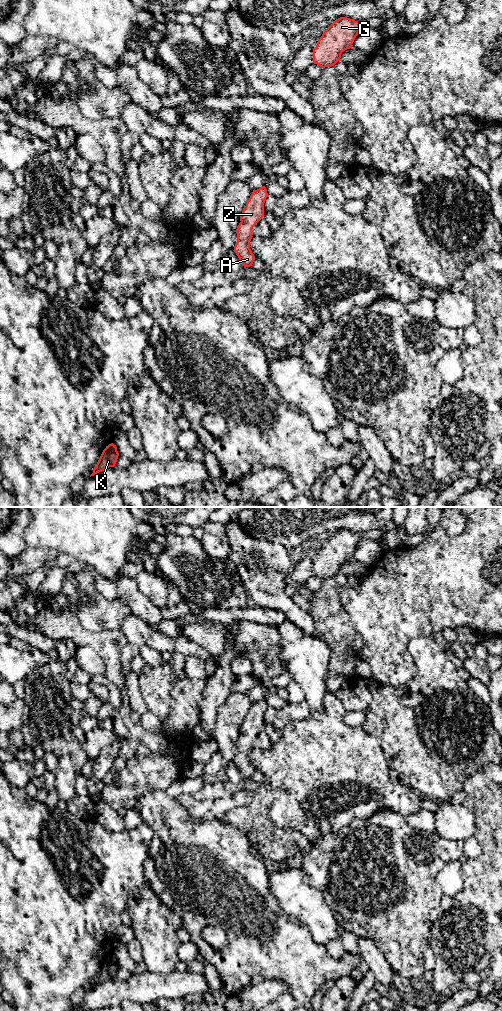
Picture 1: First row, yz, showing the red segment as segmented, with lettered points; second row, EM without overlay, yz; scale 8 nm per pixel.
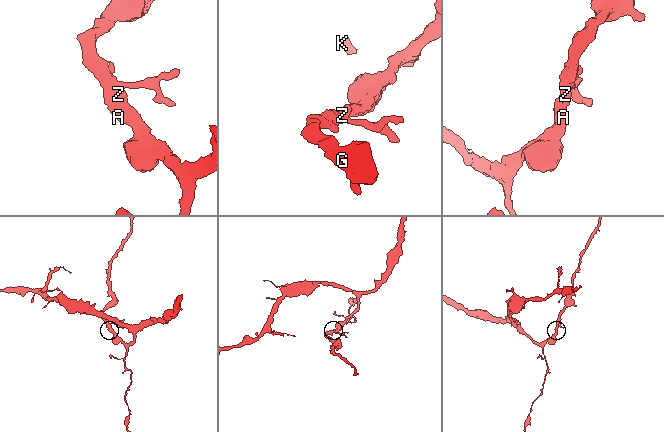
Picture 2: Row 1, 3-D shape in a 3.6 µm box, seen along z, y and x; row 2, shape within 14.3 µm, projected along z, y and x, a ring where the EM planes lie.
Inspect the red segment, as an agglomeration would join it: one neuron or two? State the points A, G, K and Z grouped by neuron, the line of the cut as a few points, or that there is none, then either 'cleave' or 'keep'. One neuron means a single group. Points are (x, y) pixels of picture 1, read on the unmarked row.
A G K Z; no cut; keep

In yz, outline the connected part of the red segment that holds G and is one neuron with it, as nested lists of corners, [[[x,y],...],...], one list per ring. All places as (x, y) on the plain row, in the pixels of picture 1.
[[[347,529],[336,531],[322,546],[313,561],[313,574],[322,580],[334,578],[341,566],[352,560],[362,537]]]

